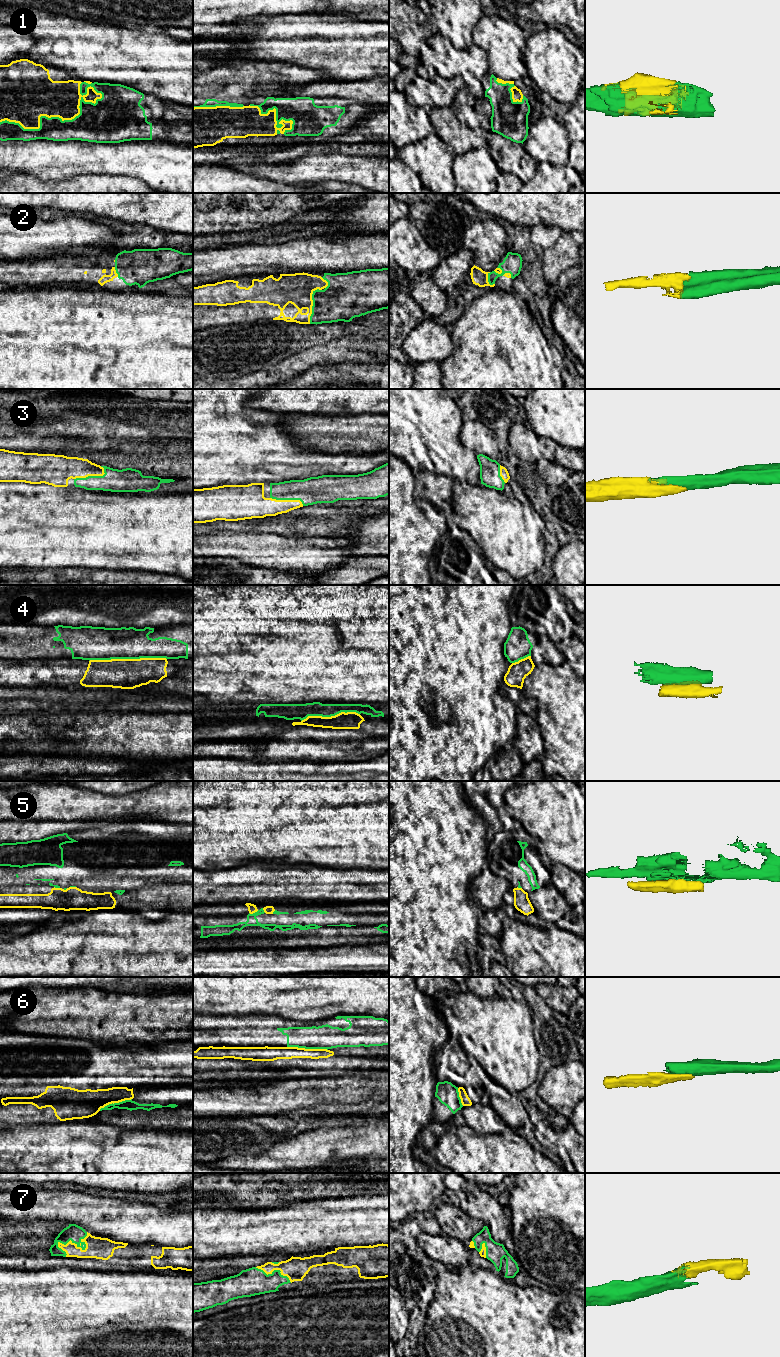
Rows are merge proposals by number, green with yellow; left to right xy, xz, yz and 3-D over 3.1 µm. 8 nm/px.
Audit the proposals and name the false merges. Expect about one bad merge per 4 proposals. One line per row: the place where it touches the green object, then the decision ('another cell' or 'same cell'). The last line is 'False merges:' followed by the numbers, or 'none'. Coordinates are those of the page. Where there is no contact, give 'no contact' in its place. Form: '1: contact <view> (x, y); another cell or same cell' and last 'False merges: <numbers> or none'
1: contact xy (54, 117); same cell
2: contact xz (313, 305); same cell
3: contact xy (91, 476); same cell
4: contact xy (127, 658); another cell
5: contact xz (253, 913); another cell
6: contact xz (307, 1048); another cell
7: contact xy (73, 1242); same cell
False merges: 4, 5, 6

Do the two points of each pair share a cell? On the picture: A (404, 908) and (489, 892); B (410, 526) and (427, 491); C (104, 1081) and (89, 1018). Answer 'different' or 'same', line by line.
A: different
B: different
C: different

